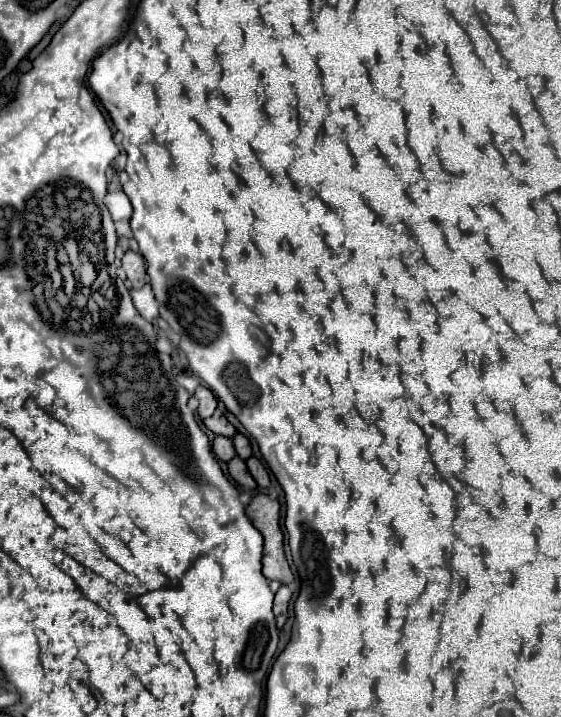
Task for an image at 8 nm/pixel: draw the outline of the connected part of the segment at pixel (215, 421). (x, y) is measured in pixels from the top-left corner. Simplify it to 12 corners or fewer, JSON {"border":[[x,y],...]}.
{"border":[[227,418],[203,420],[213,434],[233,438],[237,430]]}

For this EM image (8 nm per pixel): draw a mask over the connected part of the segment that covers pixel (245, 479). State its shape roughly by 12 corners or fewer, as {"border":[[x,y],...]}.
{"border":[[239,456],[227,464],[231,478],[247,490],[257,488],[245,460]]}

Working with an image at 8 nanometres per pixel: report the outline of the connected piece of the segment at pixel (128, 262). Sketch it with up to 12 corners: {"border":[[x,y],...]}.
{"border":[[125,252],[121,266],[133,288],[147,284],[145,260]]}

